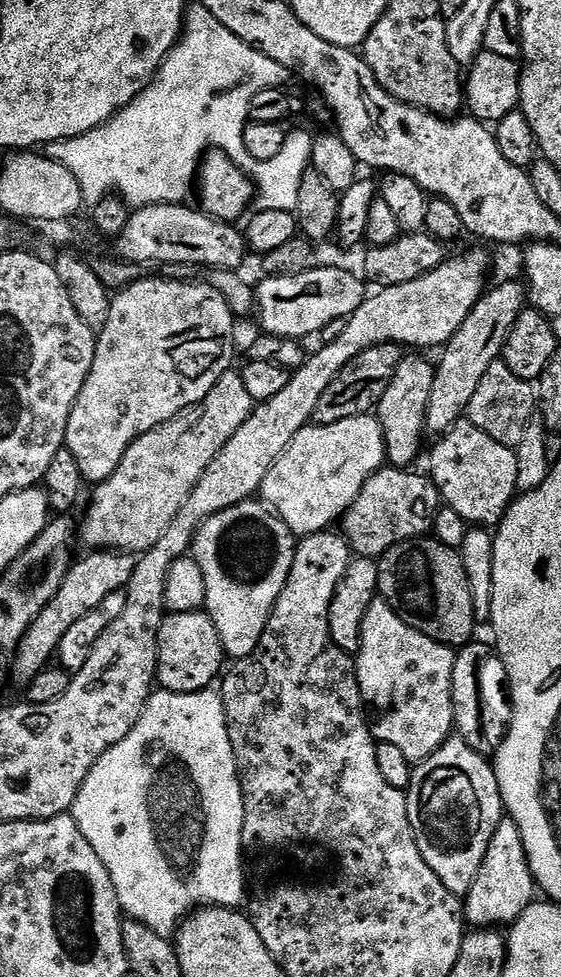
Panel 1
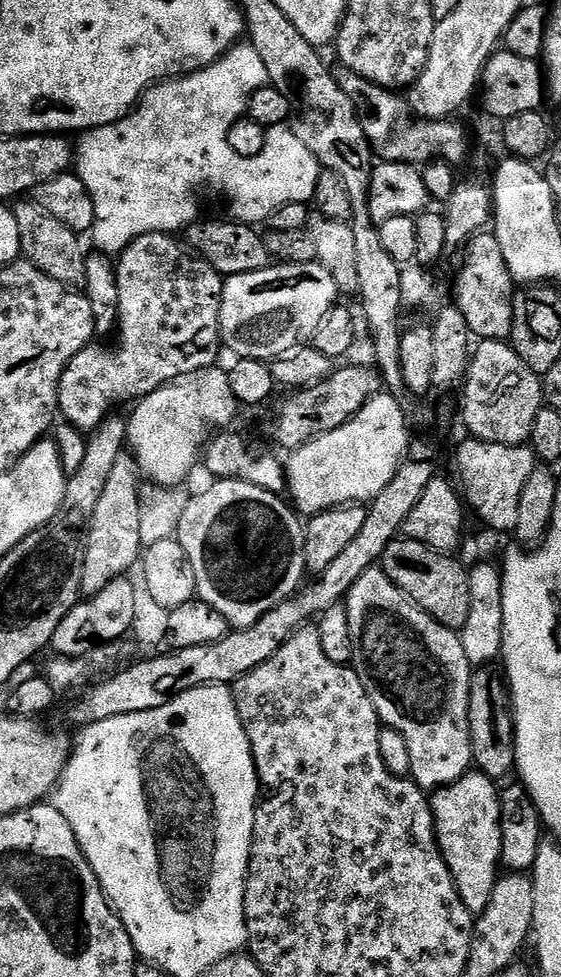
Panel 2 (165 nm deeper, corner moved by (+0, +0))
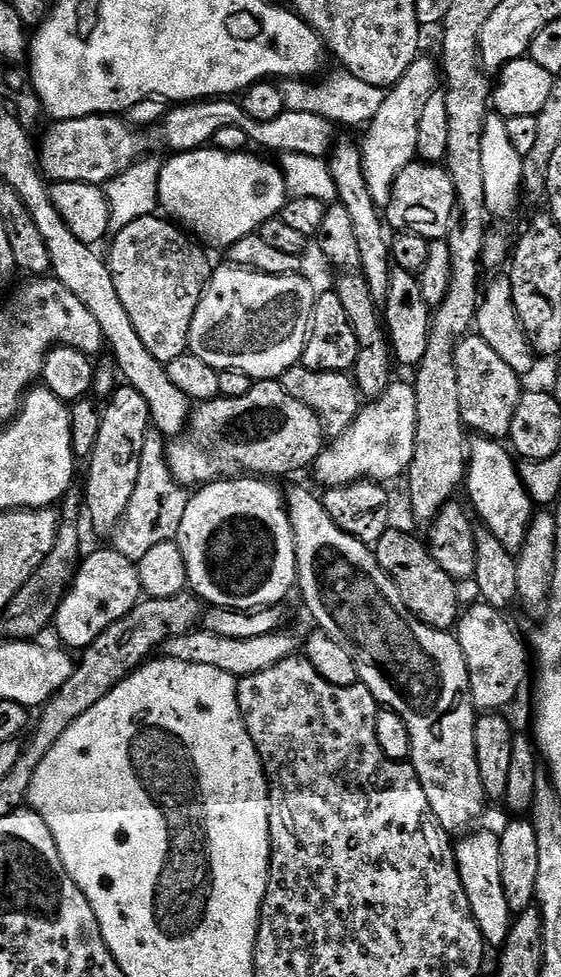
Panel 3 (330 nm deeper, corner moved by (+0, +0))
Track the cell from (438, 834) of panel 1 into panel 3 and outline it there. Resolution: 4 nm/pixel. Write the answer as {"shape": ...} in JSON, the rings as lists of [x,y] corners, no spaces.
{"shape":[[[469,831],[457,839],[460,841],[455,841],[456,869],[462,878],[462,890],[466,890],[466,902],[470,902],[470,914],[474,914],[474,922],[478,922],[485,945],[499,950],[504,947],[514,919],[514,914],[506,906],[506,893],[502,891],[500,837],[495,831],[476,831]]]}

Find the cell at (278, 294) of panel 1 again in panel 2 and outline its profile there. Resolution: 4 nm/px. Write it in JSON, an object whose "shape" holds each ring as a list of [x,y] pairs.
{"shape":[[[315,262],[311,264],[273,263],[267,268],[238,274],[225,279],[220,303],[220,338],[225,349],[233,352],[233,357],[242,360],[262,360],[271,362],[278,354],[291,350],[294,346],[302,346],[311,341],[314,330],[318,330],[318,322],[326,318],[331,308],[337,307],[338,293],[334,286],[334,278],[322,270]]]}

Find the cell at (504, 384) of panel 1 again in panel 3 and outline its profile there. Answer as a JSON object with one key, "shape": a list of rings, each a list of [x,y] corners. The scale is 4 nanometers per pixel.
{"shape":[[[469,334],[456,347],[456,369],[458,370],[458,402],[462,406],[462,418],[465,429],[475,435],[487,436],[496,441],[503,441],[516,417],[518,402],[522,395],[521,376],[478,334]]]}

